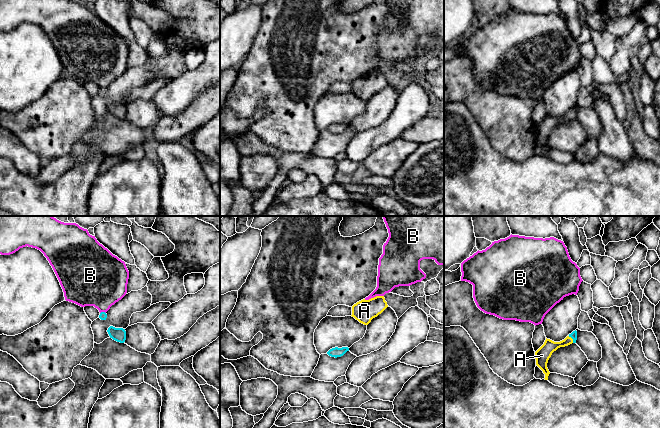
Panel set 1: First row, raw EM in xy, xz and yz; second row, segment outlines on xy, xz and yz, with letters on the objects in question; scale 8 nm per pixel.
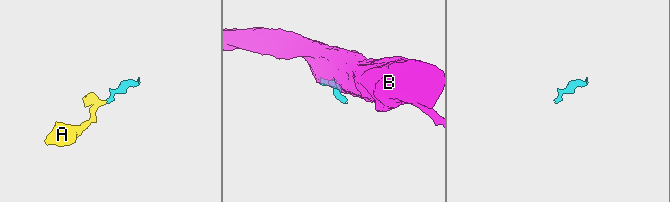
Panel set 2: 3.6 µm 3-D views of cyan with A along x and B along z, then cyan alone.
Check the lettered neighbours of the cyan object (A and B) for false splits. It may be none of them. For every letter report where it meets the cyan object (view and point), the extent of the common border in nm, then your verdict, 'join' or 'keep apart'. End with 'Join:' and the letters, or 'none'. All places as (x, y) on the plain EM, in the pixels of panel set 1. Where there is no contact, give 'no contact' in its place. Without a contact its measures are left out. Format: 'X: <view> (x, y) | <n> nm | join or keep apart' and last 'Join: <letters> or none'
A: yz (572, 114) | 70 nm | join
B: xy (102, 88) | 50 nm | keep apart
Join: A

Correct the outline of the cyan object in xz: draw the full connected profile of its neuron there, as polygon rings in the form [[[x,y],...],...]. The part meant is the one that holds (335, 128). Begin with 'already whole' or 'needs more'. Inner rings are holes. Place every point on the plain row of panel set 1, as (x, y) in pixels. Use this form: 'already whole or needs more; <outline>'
already whole; [[[335,123],[335,124],[330,125],[327,128],[327,130],[331,133],[337,134],[337,133],[343,132],[347,127],[349,127],[348,123],[342,123],[342,124]]]

